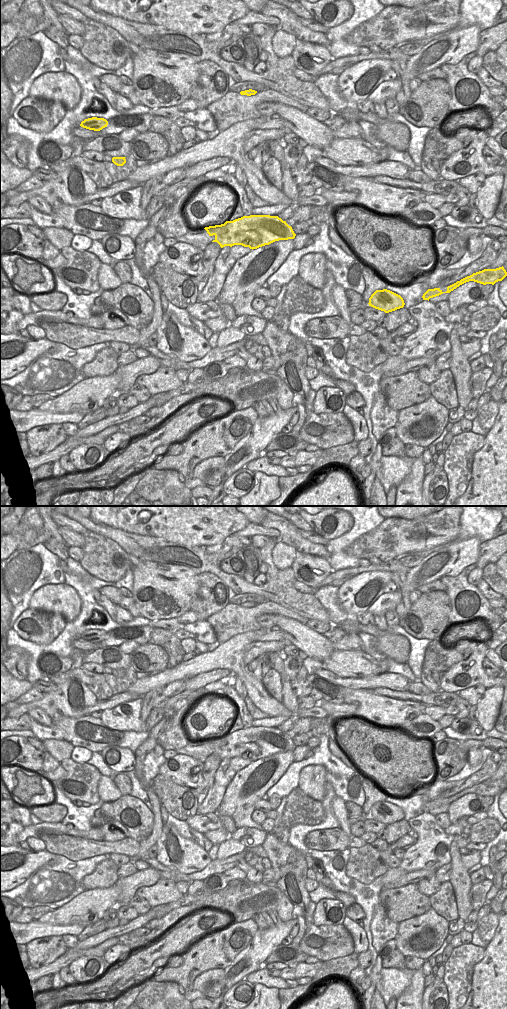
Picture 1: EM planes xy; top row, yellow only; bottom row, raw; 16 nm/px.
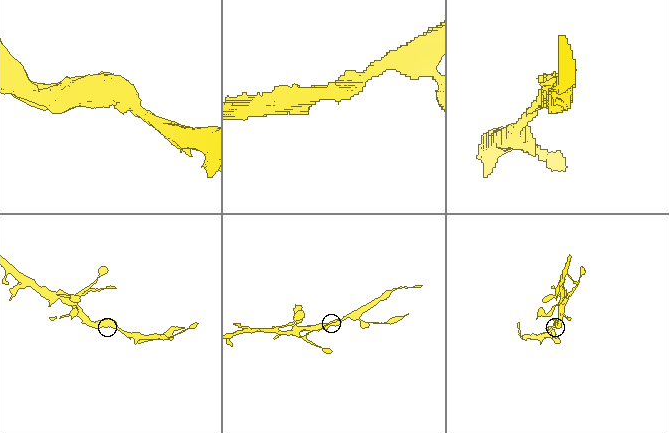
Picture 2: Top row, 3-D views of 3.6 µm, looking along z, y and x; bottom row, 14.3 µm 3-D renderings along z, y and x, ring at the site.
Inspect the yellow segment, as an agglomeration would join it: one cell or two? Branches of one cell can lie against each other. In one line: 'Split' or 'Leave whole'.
Leave whole

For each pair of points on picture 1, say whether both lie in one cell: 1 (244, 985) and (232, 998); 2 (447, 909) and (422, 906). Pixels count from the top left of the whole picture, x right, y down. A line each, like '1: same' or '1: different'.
1: same
2: different

